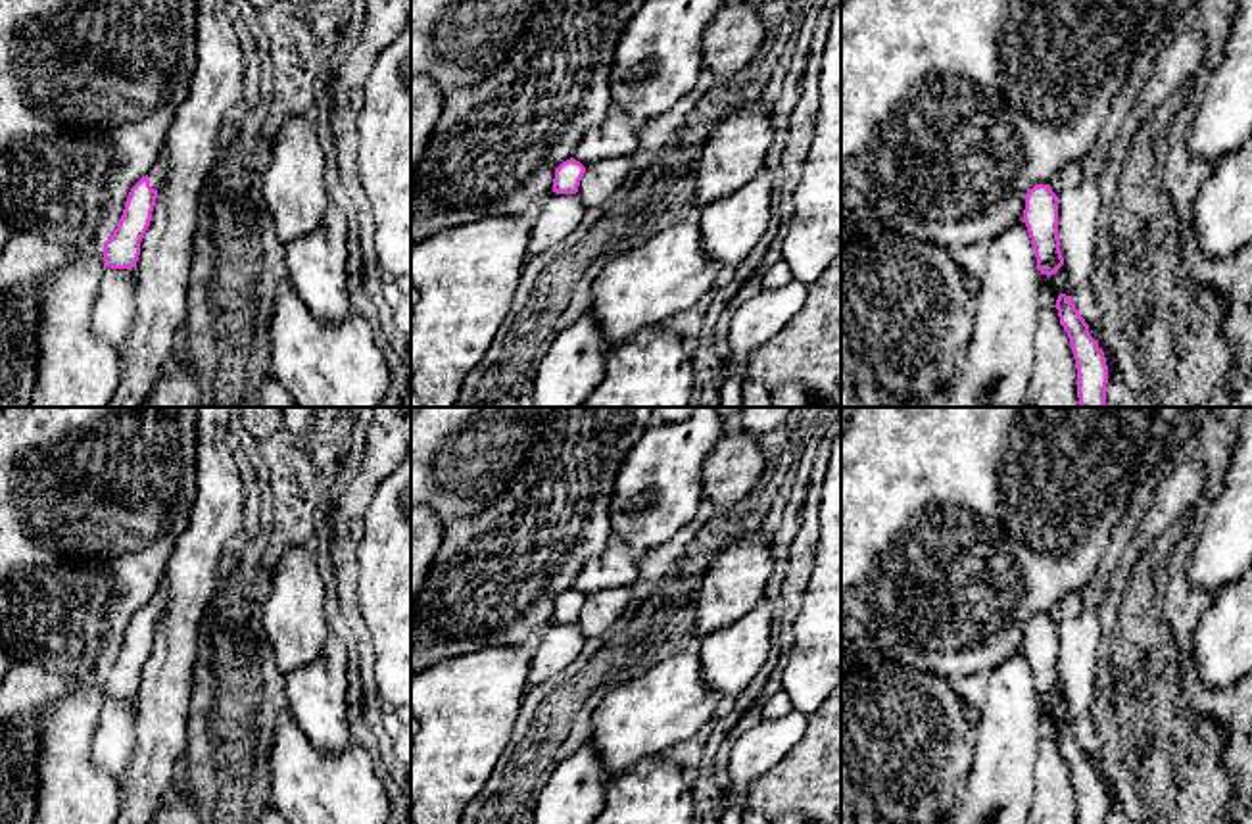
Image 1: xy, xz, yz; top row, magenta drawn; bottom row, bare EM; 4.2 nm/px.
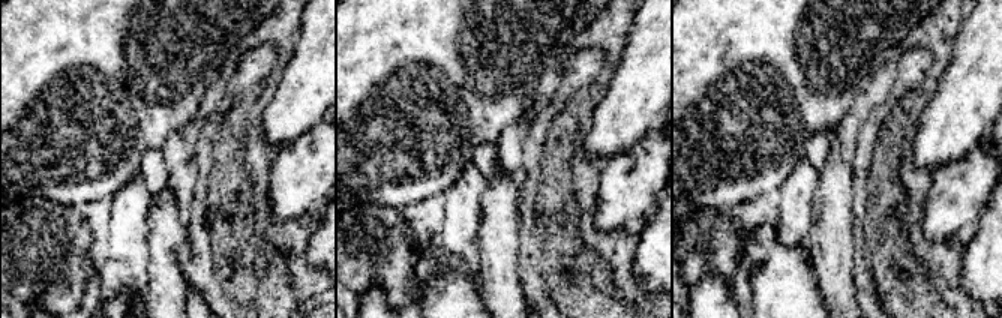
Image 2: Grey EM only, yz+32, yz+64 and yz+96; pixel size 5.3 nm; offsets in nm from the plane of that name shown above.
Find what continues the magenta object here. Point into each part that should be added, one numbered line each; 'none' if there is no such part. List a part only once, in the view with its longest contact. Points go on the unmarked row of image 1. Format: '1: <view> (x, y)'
1: xy (156, 604)

